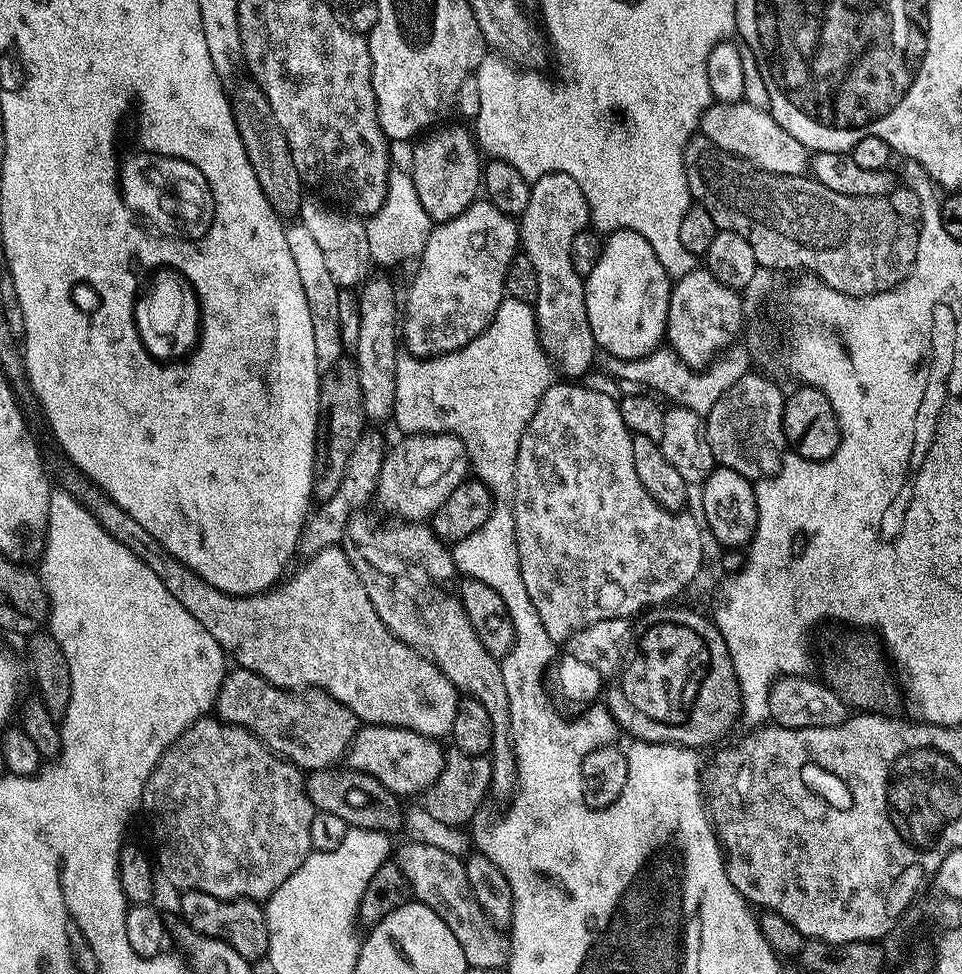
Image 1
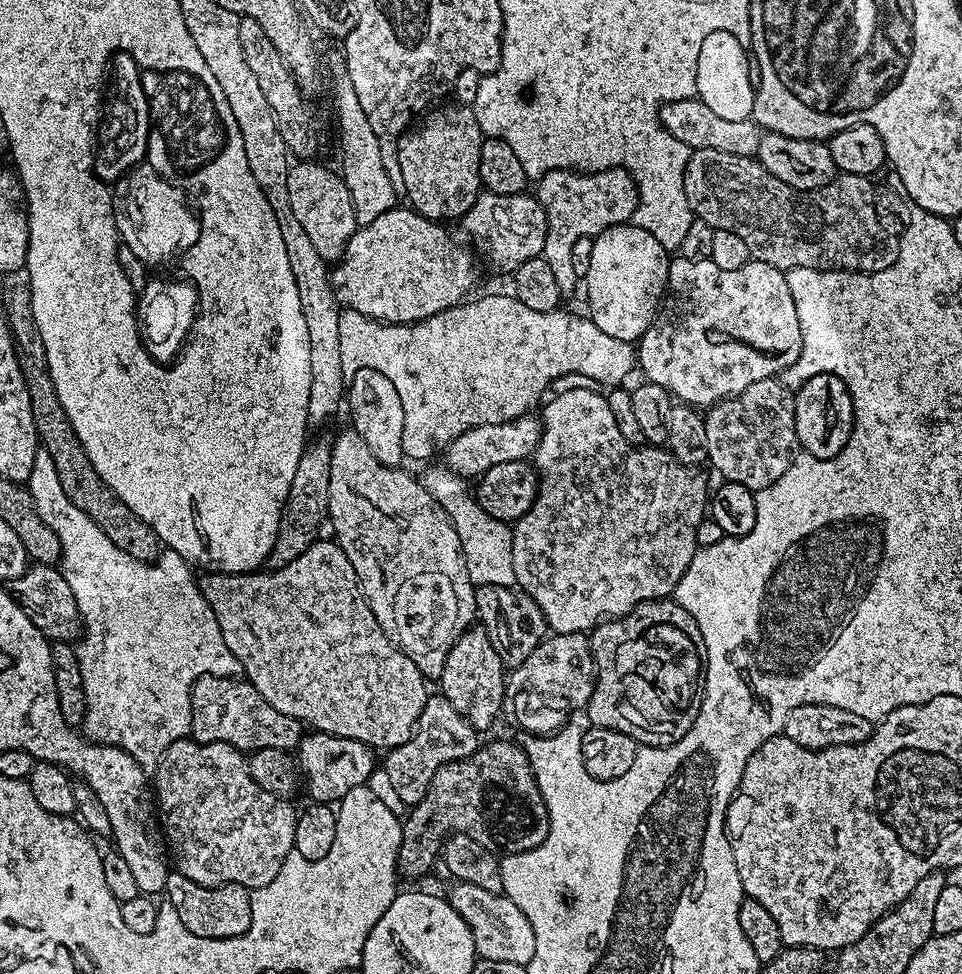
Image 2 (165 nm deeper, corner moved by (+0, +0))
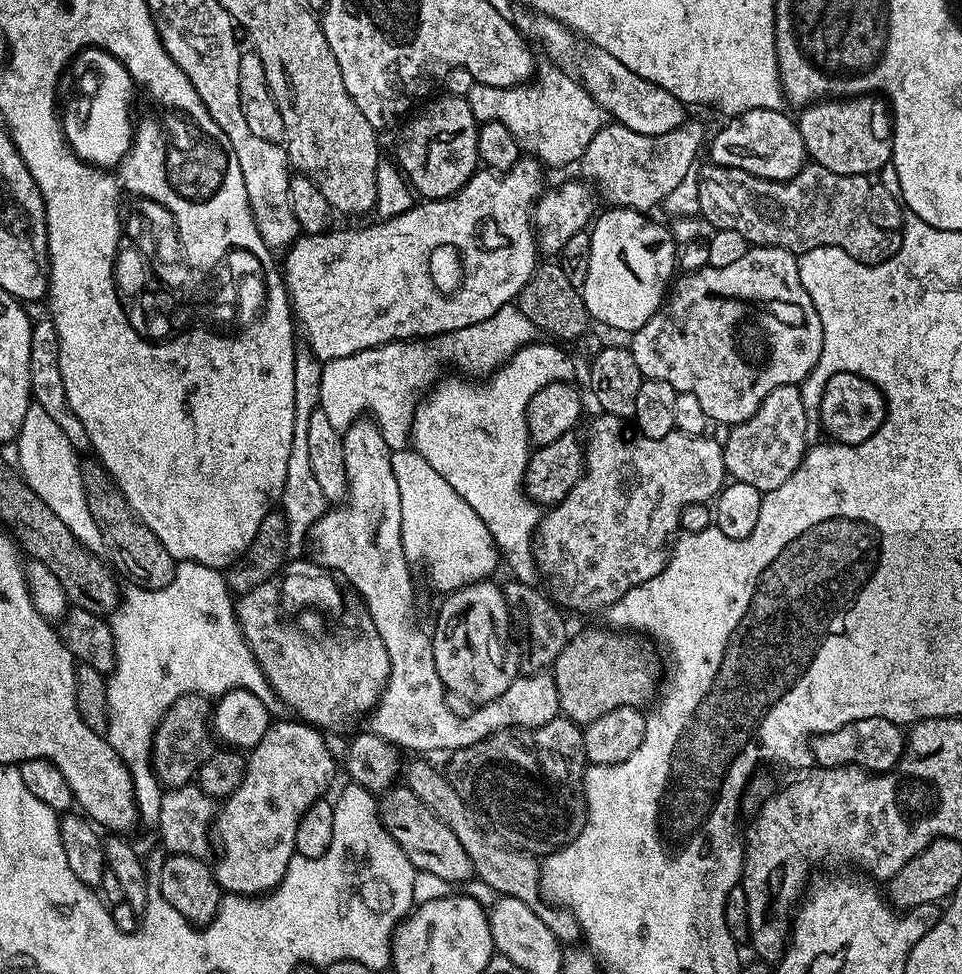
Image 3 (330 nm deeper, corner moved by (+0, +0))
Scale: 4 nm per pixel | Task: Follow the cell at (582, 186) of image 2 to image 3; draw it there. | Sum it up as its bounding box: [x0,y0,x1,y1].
[578,119,705,214]

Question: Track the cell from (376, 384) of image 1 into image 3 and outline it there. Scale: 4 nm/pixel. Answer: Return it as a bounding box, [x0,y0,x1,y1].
[310,418,560,754]

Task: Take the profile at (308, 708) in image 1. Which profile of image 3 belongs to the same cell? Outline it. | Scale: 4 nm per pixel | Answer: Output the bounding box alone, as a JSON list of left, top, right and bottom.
[150,692,214,789]

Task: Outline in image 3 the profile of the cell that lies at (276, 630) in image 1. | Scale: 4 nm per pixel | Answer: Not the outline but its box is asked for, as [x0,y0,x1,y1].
[235,558,390,730]

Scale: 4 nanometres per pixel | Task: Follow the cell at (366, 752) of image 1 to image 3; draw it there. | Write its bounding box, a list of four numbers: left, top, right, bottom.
[214,718,338,897]

